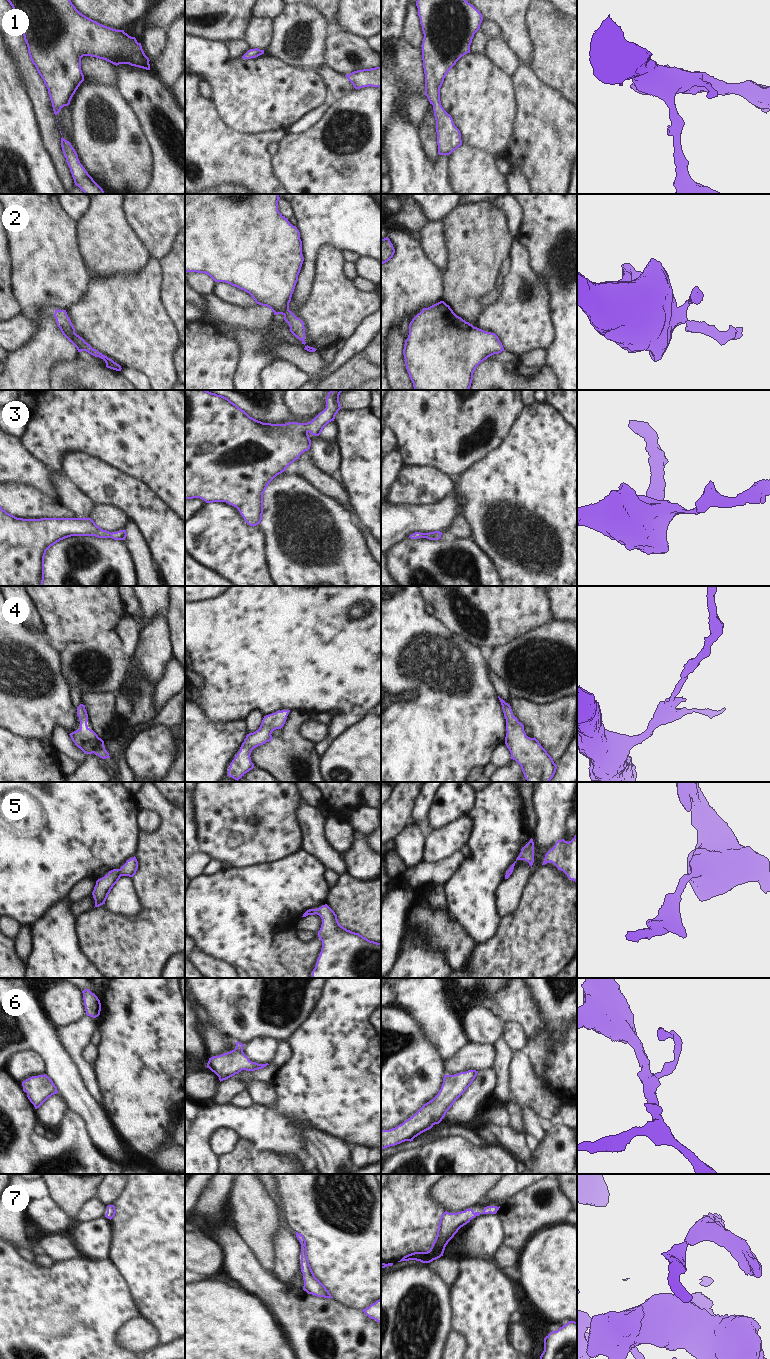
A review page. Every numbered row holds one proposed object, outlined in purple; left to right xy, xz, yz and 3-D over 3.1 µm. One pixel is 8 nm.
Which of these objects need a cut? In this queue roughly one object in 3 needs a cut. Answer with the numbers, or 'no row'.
no row

